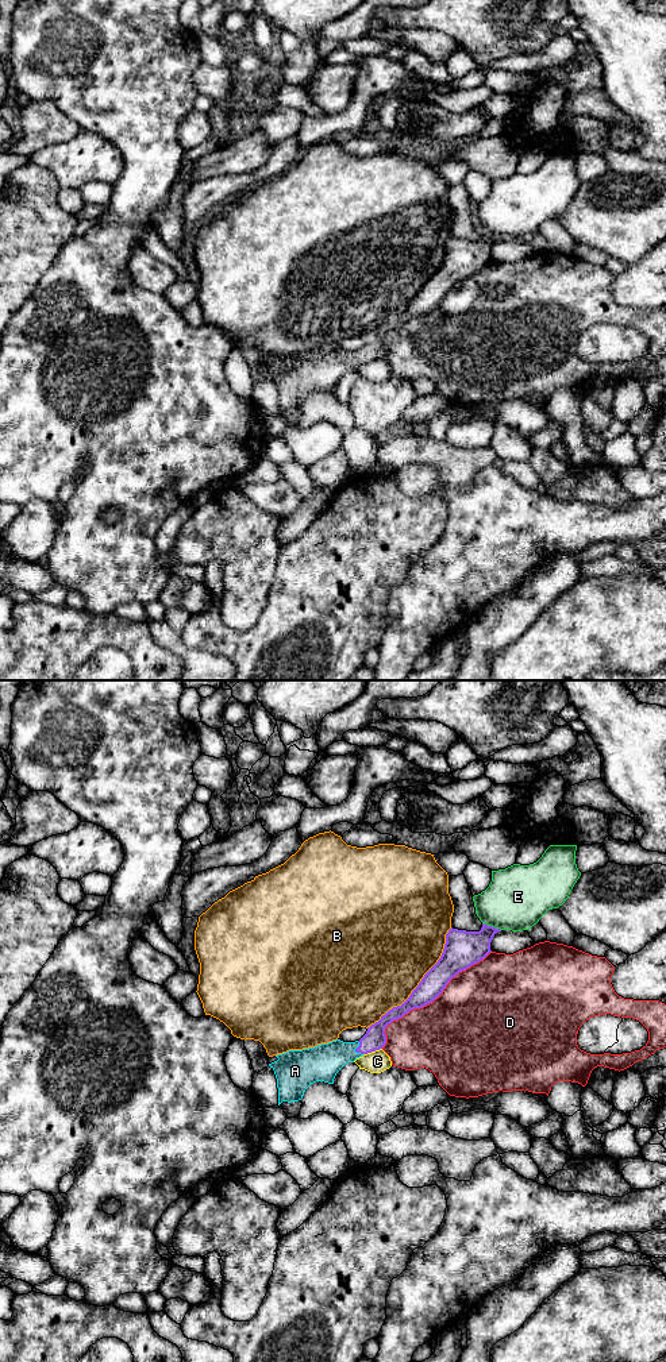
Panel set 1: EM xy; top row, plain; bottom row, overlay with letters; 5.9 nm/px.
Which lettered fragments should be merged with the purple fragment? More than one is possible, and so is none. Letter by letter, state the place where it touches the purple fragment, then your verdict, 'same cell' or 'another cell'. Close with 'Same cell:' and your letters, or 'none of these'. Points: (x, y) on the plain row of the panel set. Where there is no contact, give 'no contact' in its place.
A: xy (355, 358) | same cell
B: xy (419, 292) | another cell
C: xy (372, 359) | another cell
D: xy (428, 312) | another cell
E: xy (492, 235) | another cell
Same cell: A

